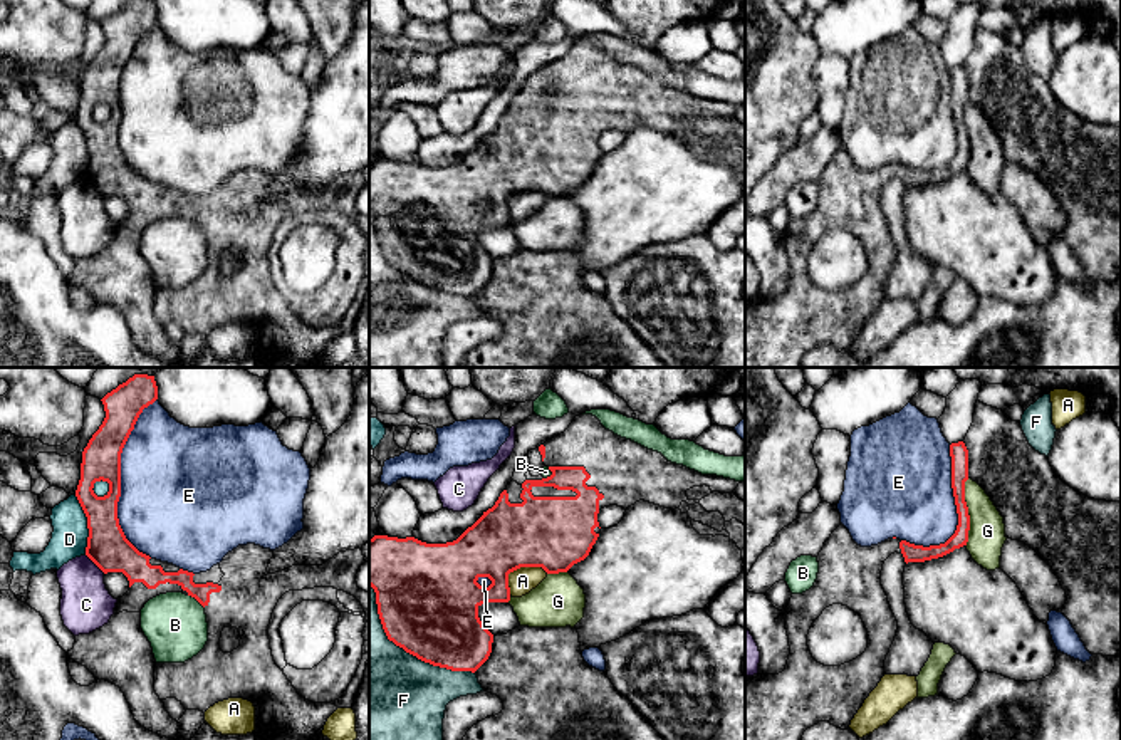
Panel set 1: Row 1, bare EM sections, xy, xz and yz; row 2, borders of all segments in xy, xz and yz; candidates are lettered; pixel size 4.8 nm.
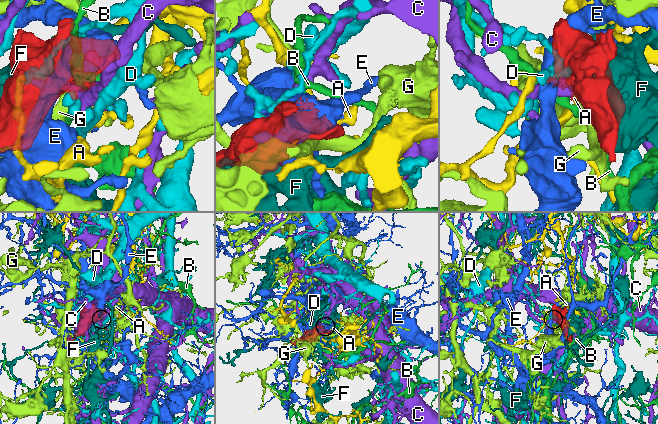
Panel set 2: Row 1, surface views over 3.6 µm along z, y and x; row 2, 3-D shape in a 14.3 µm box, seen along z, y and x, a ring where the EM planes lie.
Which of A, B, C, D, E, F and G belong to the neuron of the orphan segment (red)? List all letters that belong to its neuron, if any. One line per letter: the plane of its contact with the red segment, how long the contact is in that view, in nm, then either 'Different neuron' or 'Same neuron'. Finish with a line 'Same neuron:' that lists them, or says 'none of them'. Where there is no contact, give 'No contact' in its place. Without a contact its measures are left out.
A: Touches red in xz. Shared border 220 nm. Different neuron
B: Touches red in xy. Shared border 100 nm. Different neuron
C: Touches red in xy. Shared border 130 nm. Different neuron
D: Touches red in xy. Shared border 300 nm. Different neuron
E: Touches red in xy. Shared border 750 nm. Different neuron
F: Touches red in xz. Shared border 650 nm. Different neuron
G: Touches red in yz. Shared border 320 nm. Different neuron
Same neuron: none of them

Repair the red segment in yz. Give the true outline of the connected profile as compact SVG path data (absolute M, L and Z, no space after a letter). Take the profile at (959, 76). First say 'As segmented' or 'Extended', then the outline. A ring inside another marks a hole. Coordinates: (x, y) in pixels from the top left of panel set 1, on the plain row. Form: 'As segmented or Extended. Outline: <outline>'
Extended. Outline: M952 67L950 81L958 149L945 168L923 171L888 163L861 171L842 148L824 166L817 180L819 196L814 210L802 218L792 218L784 235L790 270L785 294L745 305L745 367L802 367L804 356L819 346L849 352L864 324L886 299L884 284L898 255L898 245L881 210L884 185L898 176L906 188L925 186L968 166L965 67ZM832 228L858 237L868 253L866 275L841 290L817 287L807 270L812 247Z

